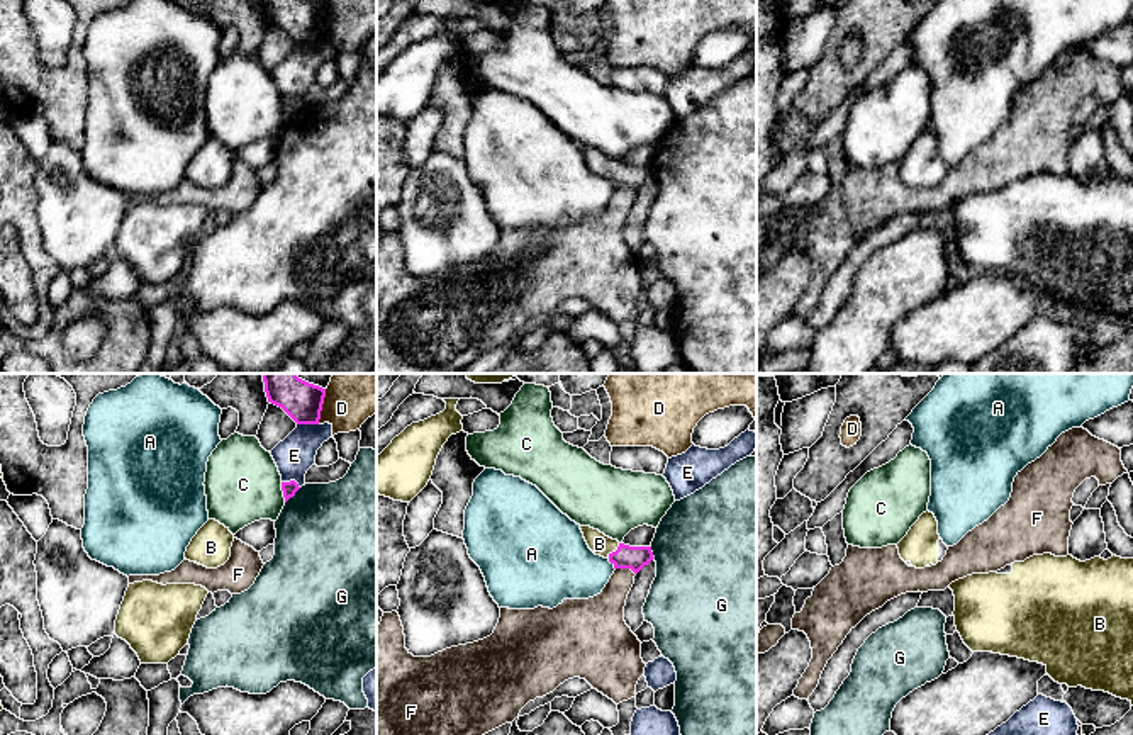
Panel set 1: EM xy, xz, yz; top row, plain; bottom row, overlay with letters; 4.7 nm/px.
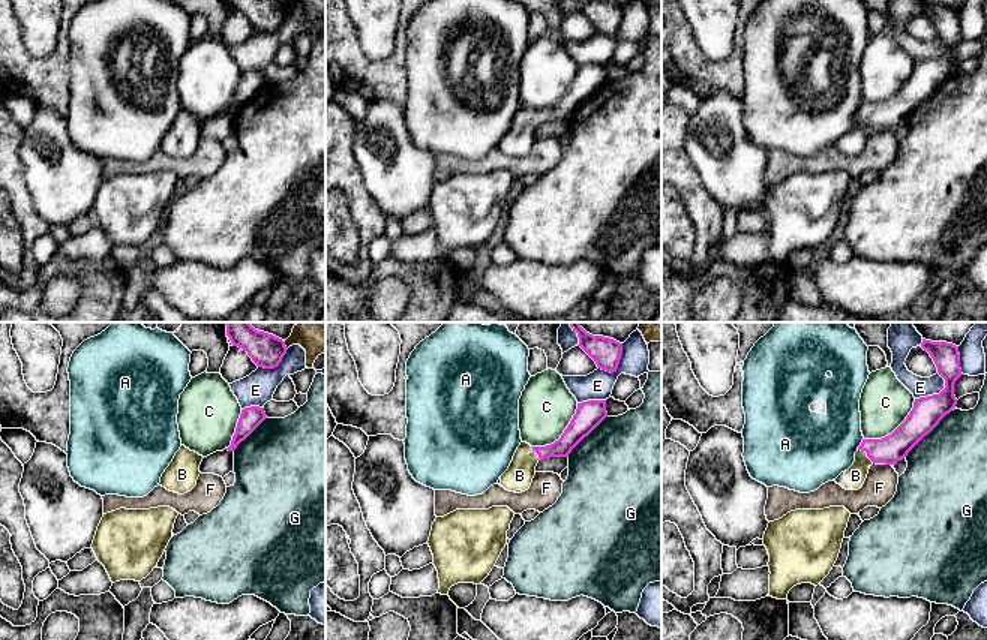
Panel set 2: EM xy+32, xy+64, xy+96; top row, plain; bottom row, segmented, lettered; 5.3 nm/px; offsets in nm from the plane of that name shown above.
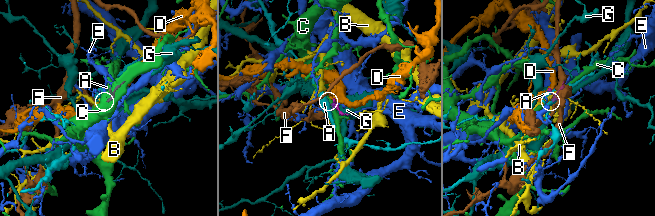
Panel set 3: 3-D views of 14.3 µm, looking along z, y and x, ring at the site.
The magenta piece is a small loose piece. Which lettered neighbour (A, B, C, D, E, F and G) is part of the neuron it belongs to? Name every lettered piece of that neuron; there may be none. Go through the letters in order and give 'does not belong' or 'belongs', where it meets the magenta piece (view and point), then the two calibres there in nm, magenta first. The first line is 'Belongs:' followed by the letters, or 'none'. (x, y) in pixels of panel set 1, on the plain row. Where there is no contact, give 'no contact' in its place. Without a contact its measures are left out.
Belongs: B
A: does not belong; contact xz (611, 182); calibres 110 and 320 nm
B: belongs; contact xz (616, 170); calibres 110 and 100 nm
C: does not belong; contact xy (284, 112); calibres 70 and 360 nm
D: does not belong; contact xy (321, 26); calibres 190 and 220 nm
E: does not belong; contact xy (307, 43); calibres 190 and 180 nm
F: does not belong; contact xz (626, 187); calibres 110 and 190 nm
G: does not belong; contact xy (292, 116); calibres 70 and 500 nm

